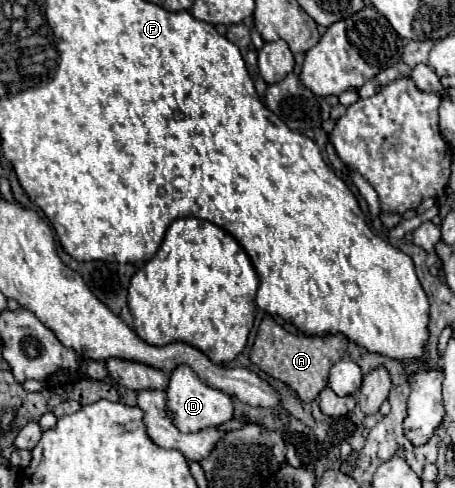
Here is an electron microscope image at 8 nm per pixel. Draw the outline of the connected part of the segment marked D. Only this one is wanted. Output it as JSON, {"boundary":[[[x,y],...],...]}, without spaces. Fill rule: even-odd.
{"boundary":[[[182,364],[178,366],[172,376],[170,376],[170,384],[168,384],[168,412],[172,414],[174,424],[182,430],[182,432],[200,432],[204,428],[210,426],[222,426],[224,422],[228,422],[234,416],[234,404],[232,398],[220,390],[214,390],[210,386],[206,386],[196,372]]]}

